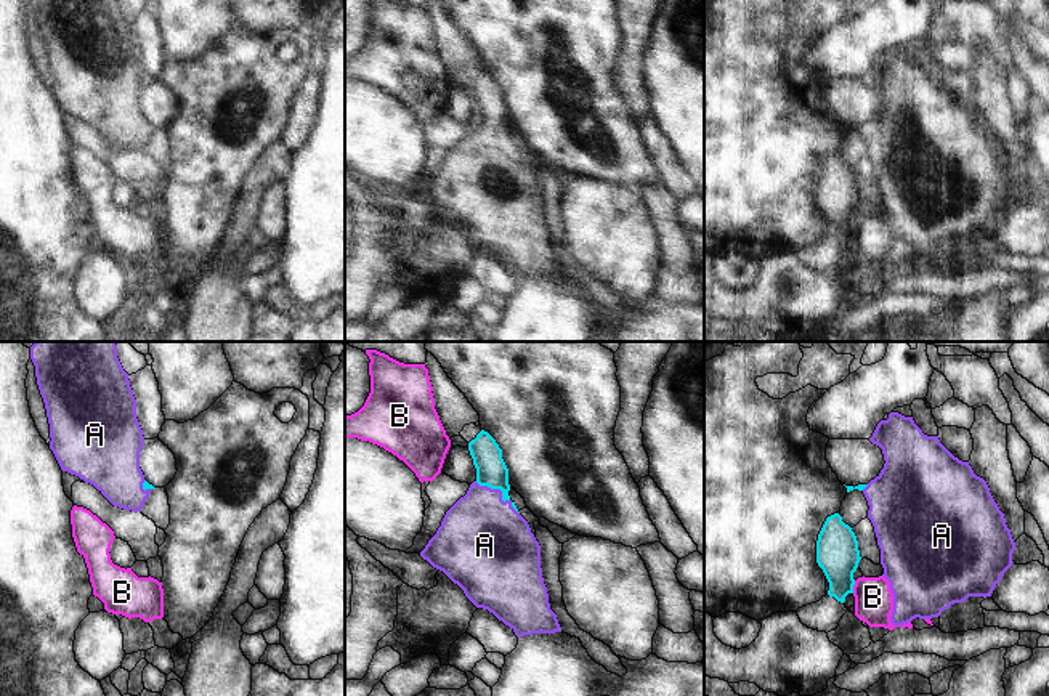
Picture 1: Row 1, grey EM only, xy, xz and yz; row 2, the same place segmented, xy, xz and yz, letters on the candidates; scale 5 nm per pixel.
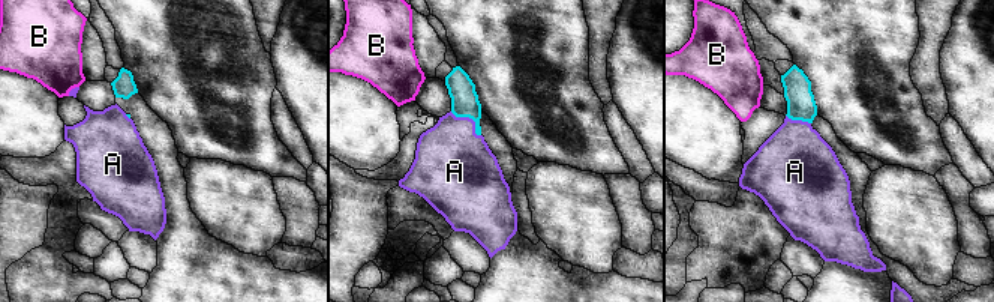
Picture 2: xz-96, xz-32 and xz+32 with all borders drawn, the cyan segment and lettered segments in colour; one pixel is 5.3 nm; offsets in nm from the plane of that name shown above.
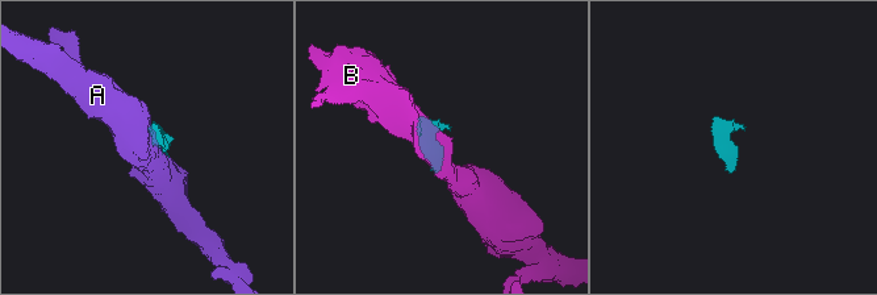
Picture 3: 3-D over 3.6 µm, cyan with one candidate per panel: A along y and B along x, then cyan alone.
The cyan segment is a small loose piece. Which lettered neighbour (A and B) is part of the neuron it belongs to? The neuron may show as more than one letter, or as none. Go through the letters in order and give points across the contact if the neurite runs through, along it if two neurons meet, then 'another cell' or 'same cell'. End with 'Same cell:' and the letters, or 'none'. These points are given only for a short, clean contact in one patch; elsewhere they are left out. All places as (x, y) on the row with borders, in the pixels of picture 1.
A: runs through xz (491, 470), (491, 481), (502, 493), (486, 509), (481, 538); same cell
B: border along yz (855, 581), (852, 592); another cell
Same cell: A

